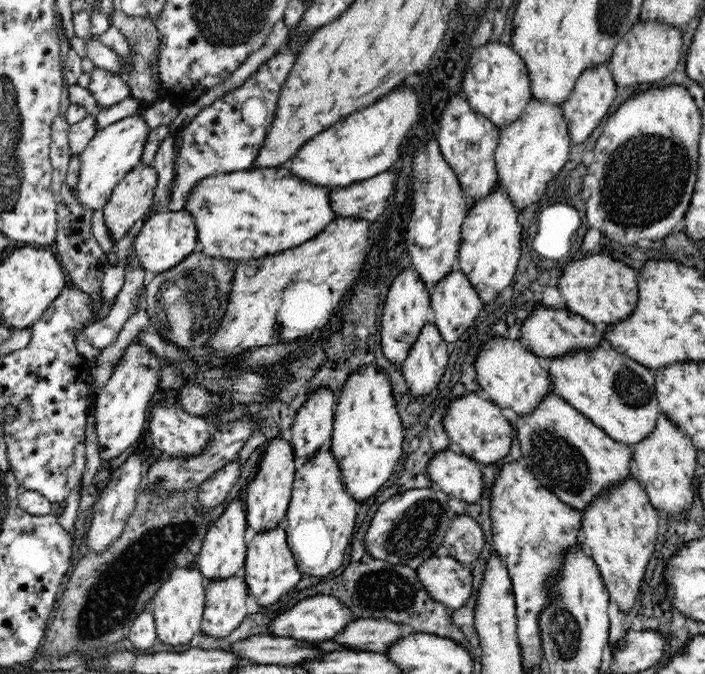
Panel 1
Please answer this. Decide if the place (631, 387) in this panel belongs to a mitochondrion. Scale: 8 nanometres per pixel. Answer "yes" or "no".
yes

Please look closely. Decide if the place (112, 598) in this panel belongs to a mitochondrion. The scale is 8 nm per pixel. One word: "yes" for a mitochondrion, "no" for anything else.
yes

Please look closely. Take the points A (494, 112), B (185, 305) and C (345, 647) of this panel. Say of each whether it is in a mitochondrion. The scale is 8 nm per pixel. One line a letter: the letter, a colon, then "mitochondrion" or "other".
A: other
B: mitochondrion
C: other

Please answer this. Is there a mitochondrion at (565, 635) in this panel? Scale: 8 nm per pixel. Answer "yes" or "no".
yes

